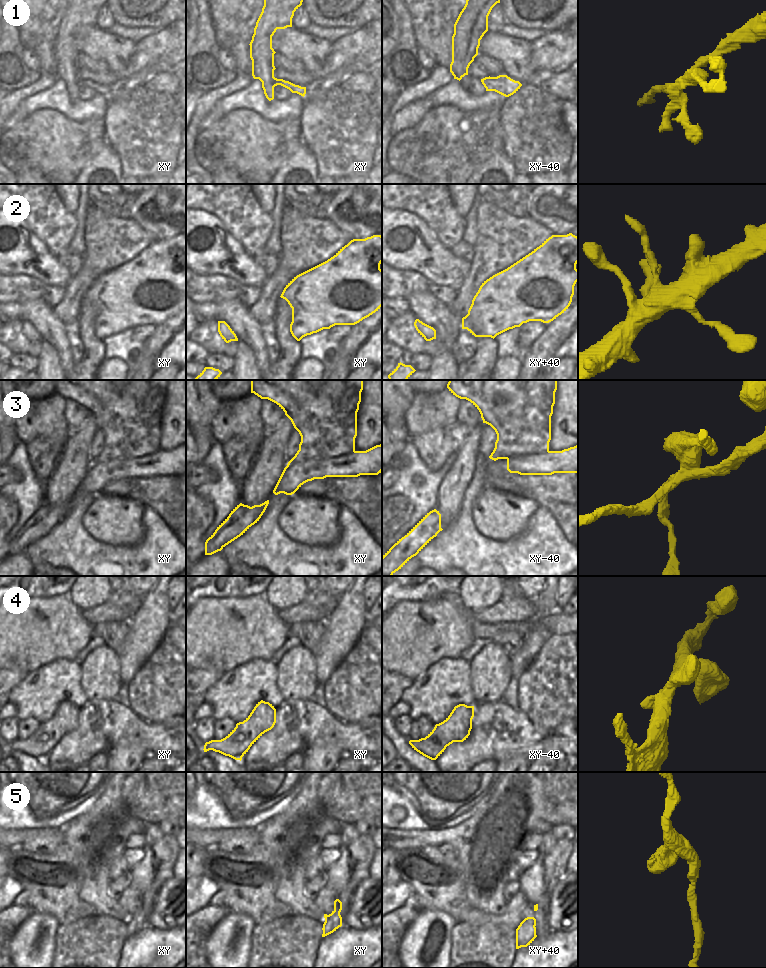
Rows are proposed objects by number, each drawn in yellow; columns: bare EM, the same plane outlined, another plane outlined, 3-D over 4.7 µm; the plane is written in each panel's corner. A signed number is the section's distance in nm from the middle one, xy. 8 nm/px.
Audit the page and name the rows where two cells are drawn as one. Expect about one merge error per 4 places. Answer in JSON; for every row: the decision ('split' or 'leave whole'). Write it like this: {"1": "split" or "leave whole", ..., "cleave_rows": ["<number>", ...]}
{"1": "split", "2": "leave whole", "3": "split", "4": "leave whole", "5": "leave whole", "cleave_rows": ["1", "3"]}

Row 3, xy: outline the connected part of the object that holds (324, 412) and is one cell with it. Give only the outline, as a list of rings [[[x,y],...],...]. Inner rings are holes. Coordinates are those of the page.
[[[251,380],[251,393],[276,403],[301,436],[299,450],[287,464],[290,469],[316,457],[340,457],[355,451],[357,412],[362,390],[363,380]]]

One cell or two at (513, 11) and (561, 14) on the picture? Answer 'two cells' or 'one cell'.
one cell

